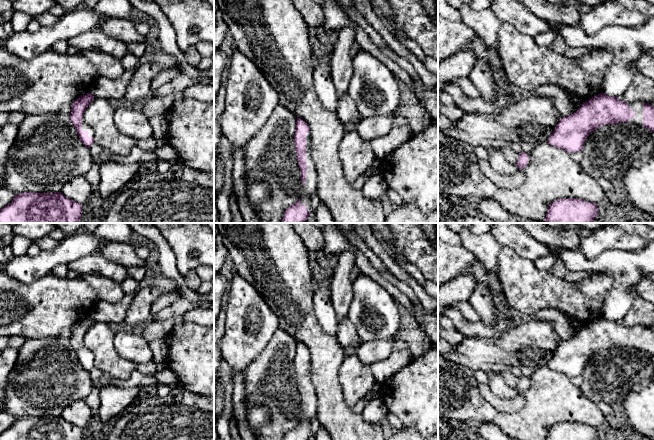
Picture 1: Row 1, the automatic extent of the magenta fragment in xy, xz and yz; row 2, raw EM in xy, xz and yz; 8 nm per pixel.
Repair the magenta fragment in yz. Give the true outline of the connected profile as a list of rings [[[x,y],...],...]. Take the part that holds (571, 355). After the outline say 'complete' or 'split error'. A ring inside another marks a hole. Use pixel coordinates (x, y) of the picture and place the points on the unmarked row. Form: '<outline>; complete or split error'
[[[602,316],[583,326],[576,336],[561,342],[550,359],[548,367],[569,377],[579,376],[582,375],[584,366],[592,355],[602,349],[610,348],[635,348],[654,356],[654,331],[649,327],[641,325],[627,327],[619,324],[618,321],[608,320]]]; split error

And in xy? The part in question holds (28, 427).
[[[61,416],[15,418],[0,440],[82,440],[82,429]]]; complete

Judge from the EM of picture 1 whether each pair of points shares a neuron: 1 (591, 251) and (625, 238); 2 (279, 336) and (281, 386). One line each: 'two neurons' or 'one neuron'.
1: one neuron
2: one neuron

